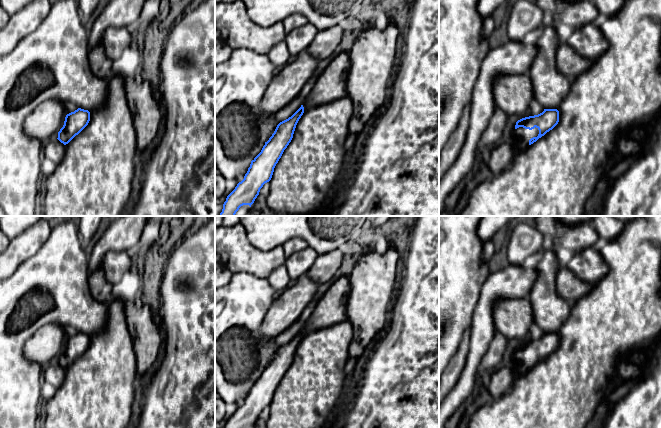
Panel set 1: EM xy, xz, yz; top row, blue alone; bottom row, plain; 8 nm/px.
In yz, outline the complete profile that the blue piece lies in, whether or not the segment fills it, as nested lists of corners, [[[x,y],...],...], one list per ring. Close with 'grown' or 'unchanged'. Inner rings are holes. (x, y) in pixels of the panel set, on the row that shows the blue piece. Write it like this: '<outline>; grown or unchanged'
[[[544,109],[538,115],[522,118],[516,122],[512,144],[521,152],[552,130],[558,122],[557,109]]]; grown

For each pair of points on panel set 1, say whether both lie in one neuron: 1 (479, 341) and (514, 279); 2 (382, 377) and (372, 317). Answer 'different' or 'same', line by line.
1: same
2: different

